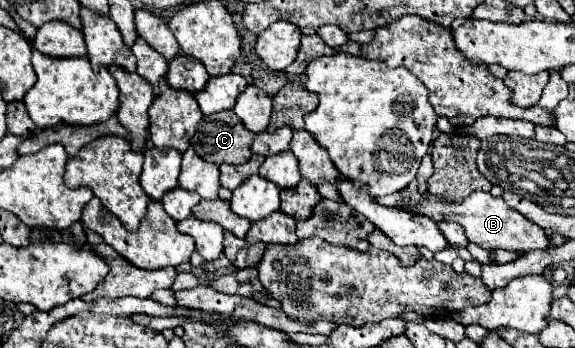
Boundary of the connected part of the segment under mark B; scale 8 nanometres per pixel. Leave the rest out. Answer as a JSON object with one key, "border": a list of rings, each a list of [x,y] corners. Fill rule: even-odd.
{"border":[[[412,181],[406,189],[402,189],[402,195],[408,197],[408,203],[402,207],[412,211],[412,213],[424,213],[434,221],[446,219],[446,221],[456,221],[466,229],[468,241],[480,245],[482,249],[506,249],[506,251],[534,251],[534,249],[548,249],[550,247],[550,237],[544,233],[542,227],[536,223],[530,223],[524,215],[518,211],[506,207],[506,201],[502,197],[492,197],[490,193],[484,191],[474,191],[470,197],[462,201],[444,201],[440,197],[434,197],[428,193],[428,197],[422,197],[418,193],[418,183]]]}

